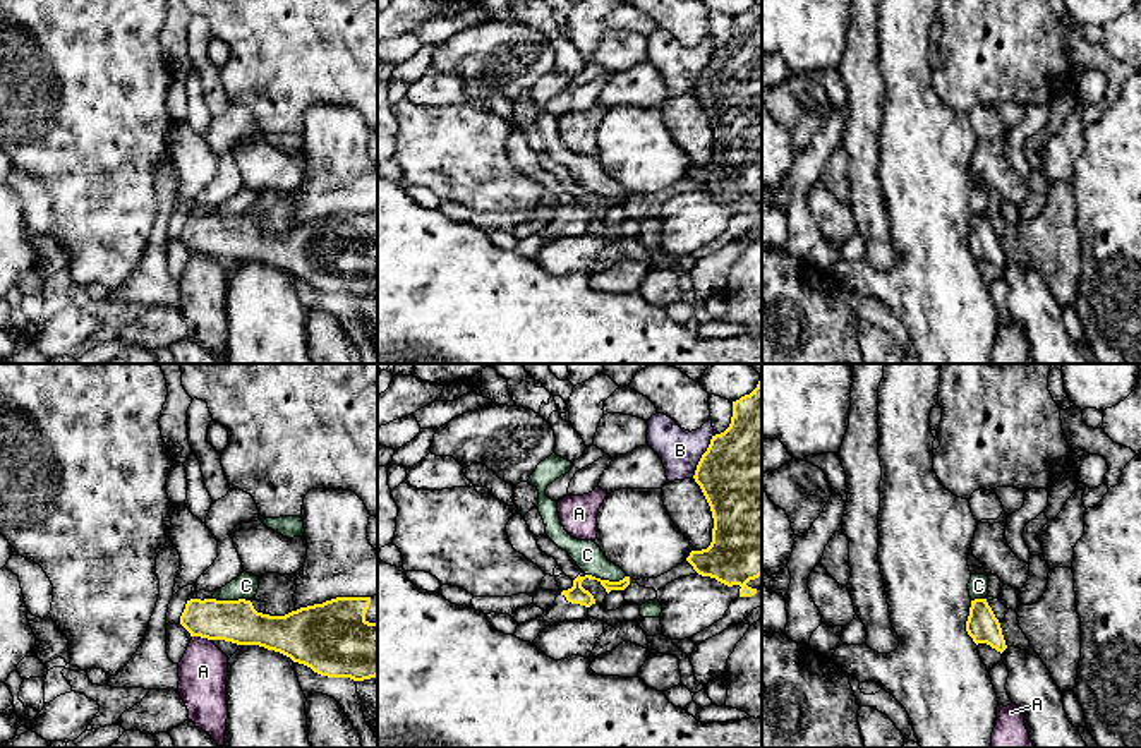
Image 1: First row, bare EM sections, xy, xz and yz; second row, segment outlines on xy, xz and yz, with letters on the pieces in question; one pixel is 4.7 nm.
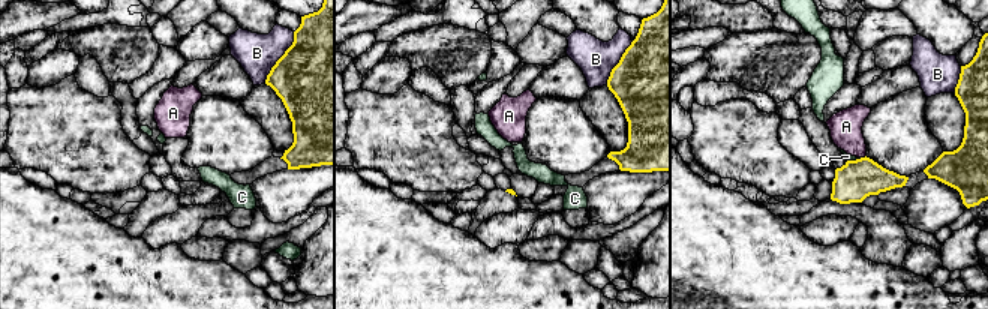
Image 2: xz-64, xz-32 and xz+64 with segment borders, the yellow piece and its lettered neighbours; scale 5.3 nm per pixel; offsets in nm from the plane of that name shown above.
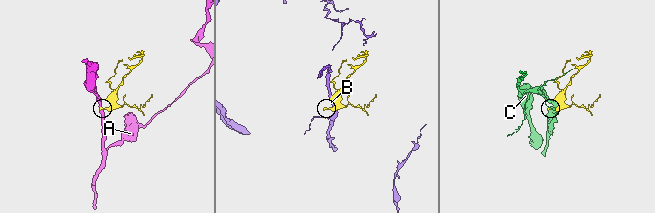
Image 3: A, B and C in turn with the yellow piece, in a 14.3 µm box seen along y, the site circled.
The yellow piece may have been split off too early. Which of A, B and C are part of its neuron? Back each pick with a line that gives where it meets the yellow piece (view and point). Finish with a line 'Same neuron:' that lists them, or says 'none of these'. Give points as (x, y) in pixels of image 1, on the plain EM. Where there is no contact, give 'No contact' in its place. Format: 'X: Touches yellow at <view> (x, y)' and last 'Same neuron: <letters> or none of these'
Same neuron: none of these

